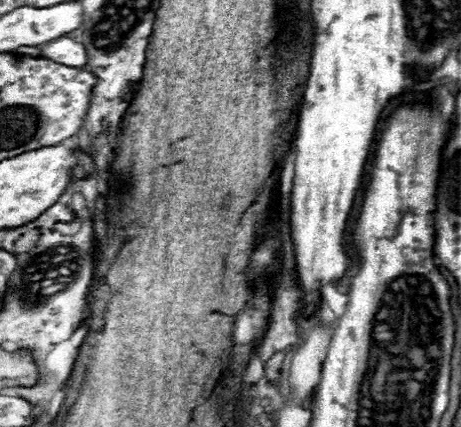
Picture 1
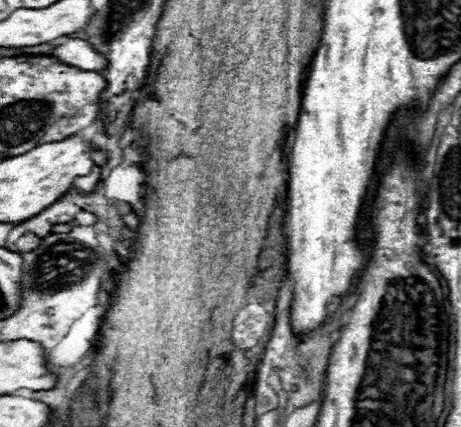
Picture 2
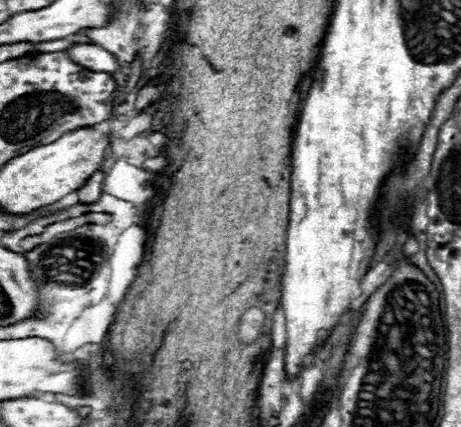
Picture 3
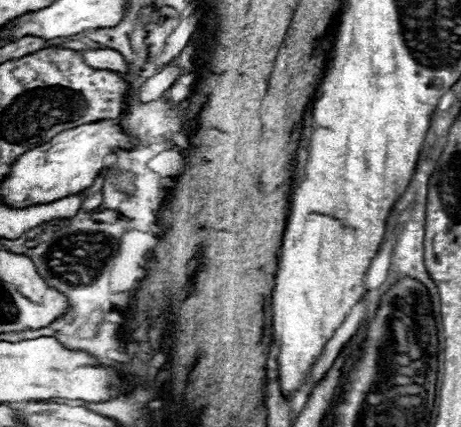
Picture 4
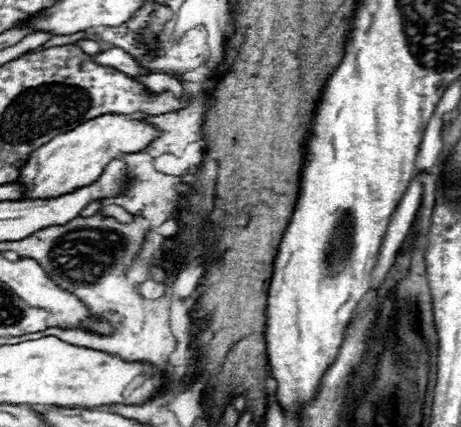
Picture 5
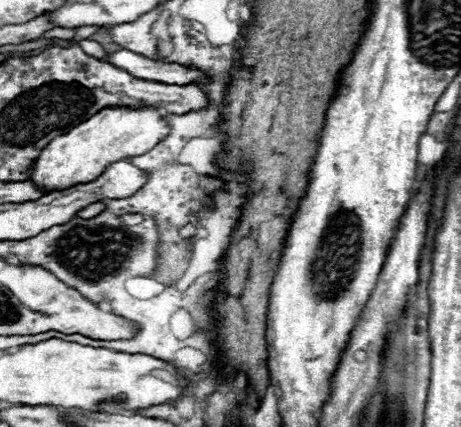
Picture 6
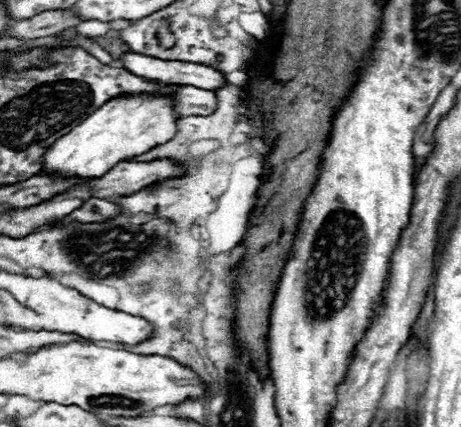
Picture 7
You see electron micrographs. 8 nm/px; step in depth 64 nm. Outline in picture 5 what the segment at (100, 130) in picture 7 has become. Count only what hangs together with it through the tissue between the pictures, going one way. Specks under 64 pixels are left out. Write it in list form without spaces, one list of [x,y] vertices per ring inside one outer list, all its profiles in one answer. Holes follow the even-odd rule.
[[[124,114],[98,116],[94,120],[88,120],[88,122],[80,124],[78,128],[74,128],[70,132],[54,136],[54,140],[50,140],[48,144],[44,144],[36,152],[32,152],[30,158],[28,158],[28,164],[22,166],[22,170],[20,170],[18,182],[28,188],[26,198],[50,198],[50,196],[58,196],[62,192],[72,192],[74,188],[82,188],[82,184],[92,184],[94,180],[98,180],[98,176],[104,172],[104,168],[106,168],[106,164],[110,160],[120,158],[120,154],[142,152],[158,136],[160,136],[158,128],[154,128],[152,124],[148,124],[142,116],[124,116]]]

